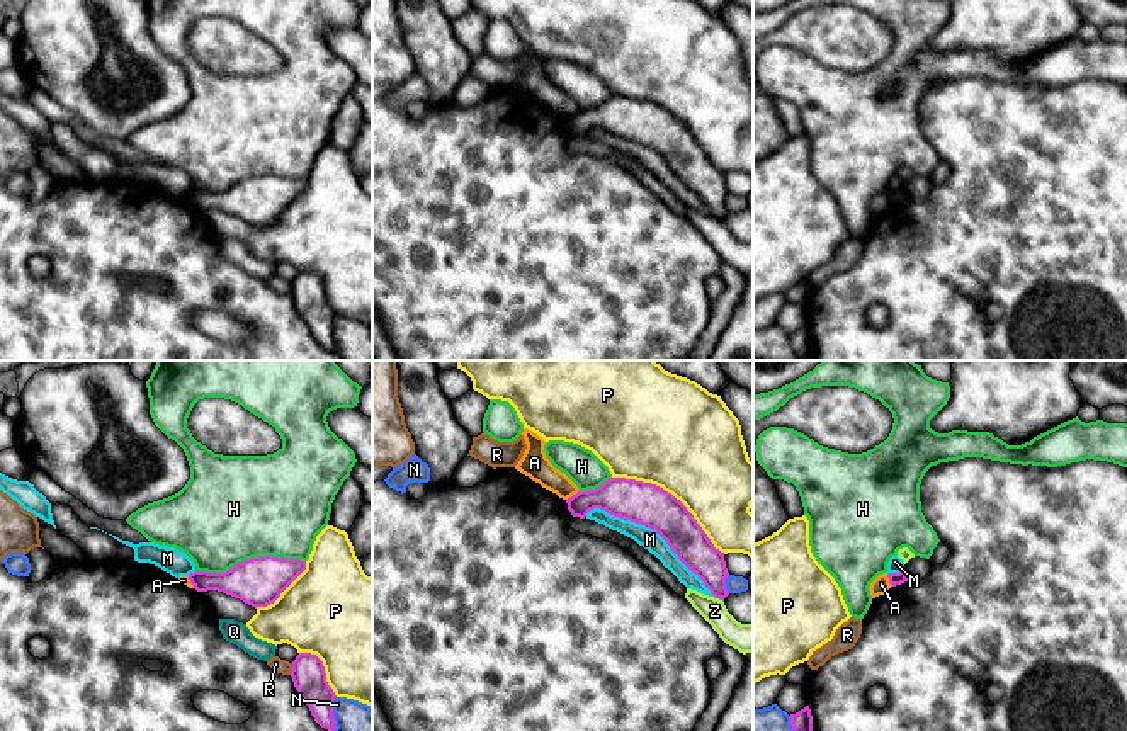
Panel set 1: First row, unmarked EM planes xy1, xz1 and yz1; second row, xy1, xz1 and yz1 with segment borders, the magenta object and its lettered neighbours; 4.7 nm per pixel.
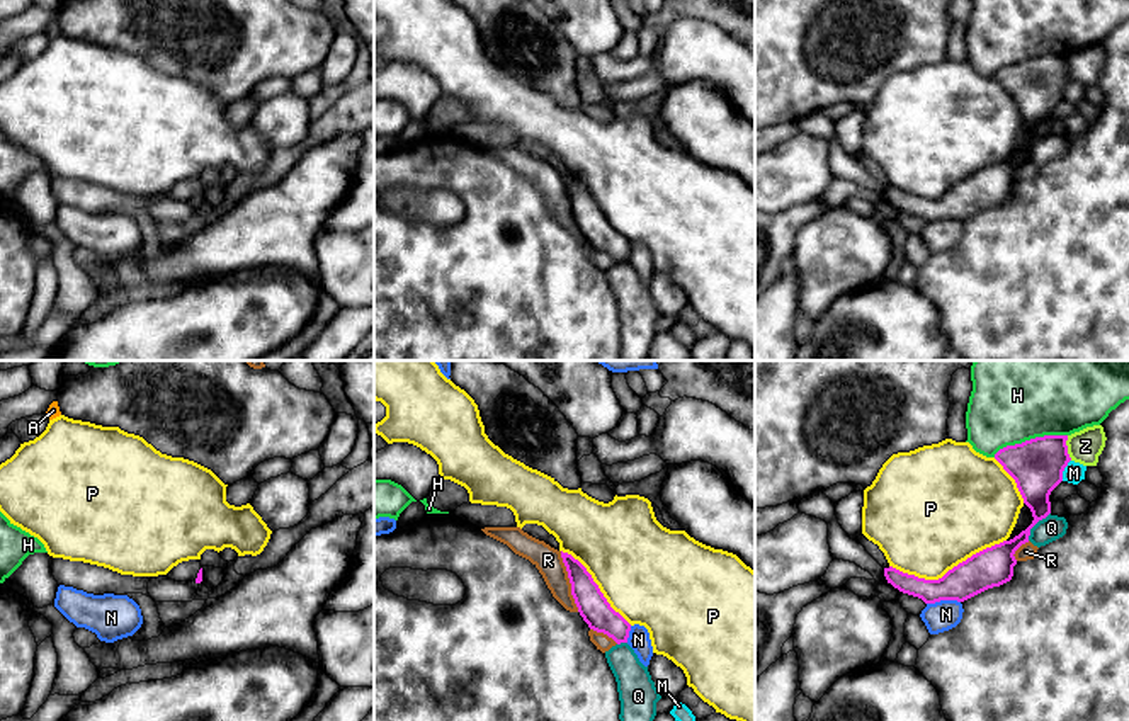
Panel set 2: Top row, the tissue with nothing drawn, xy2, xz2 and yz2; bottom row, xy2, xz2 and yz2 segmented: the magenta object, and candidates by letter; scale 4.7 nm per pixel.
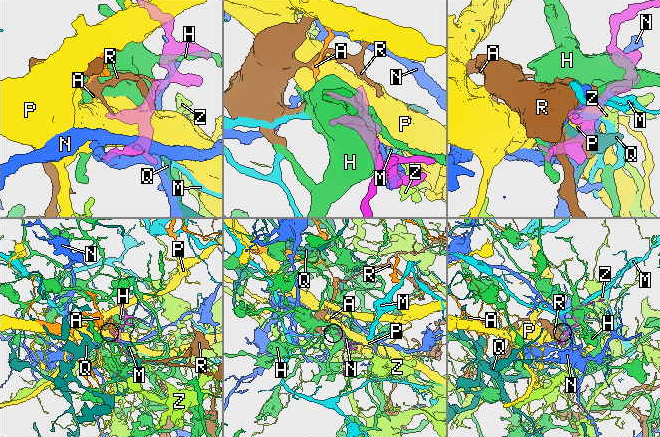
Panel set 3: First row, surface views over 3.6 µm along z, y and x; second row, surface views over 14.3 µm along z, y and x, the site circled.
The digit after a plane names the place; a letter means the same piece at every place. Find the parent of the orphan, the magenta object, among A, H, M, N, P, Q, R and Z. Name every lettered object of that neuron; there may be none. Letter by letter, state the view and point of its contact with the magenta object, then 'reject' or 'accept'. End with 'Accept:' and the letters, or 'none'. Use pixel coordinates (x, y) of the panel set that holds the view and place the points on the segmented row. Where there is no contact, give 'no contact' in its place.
A: contact xz1 (573, 495); reject
H: contact xy1 (252, 558); reject
M: contact xz1 (653, 529); reject
N: contact xy1 (332, 713); reject
P: contact xz1 (672, 495); reject
Q: contact yz2 (1034, 524); reject
R: contact xz2 (570, 582); reject
Z: contact yz2 (1066, 448); reject
Accept: none

